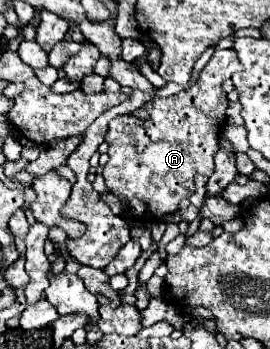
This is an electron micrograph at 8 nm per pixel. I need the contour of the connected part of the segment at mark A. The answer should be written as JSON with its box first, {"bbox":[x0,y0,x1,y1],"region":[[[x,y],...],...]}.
{"bbox":[101,50,241,222],"region":[[[217,50],[191,88],[149,102],[147,120],[125,114],[109,122],[105,136],[105,142],[109,144],[109,162],[103,166],[101,174],[109,188],[109,192],[103,194],[103,200],[115,214],[121,216],[131,208],[135,218],[145,222],[161,220],[175,212],[185,196],[195,192],[195,174],[211,176],[213,156],[219,150],[217,136],[225,124],[225,110],[229,104],[221,84],[237,70],[241,70],[241,64],[235,50]]]}

